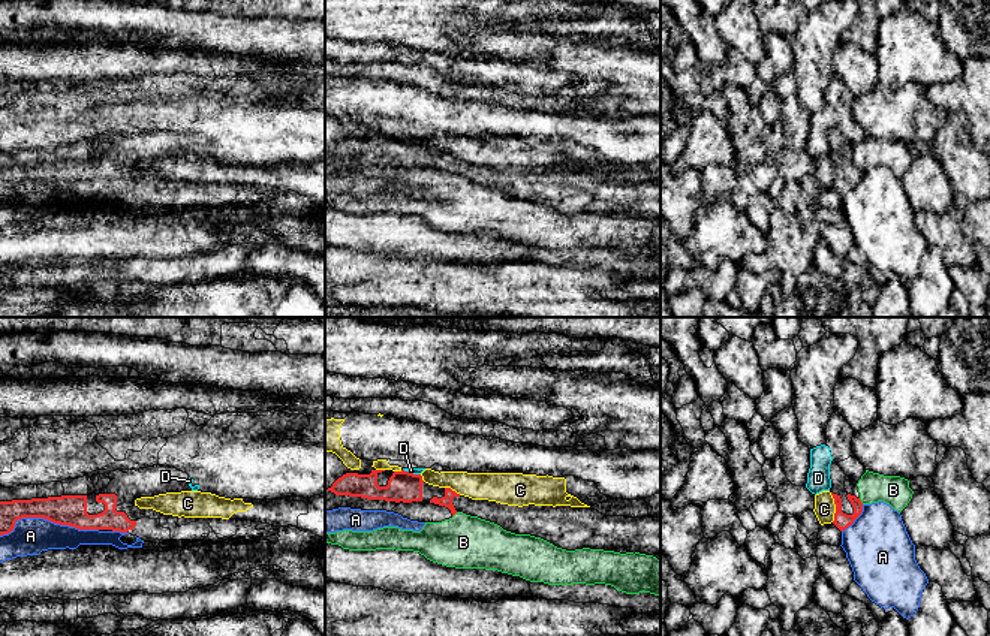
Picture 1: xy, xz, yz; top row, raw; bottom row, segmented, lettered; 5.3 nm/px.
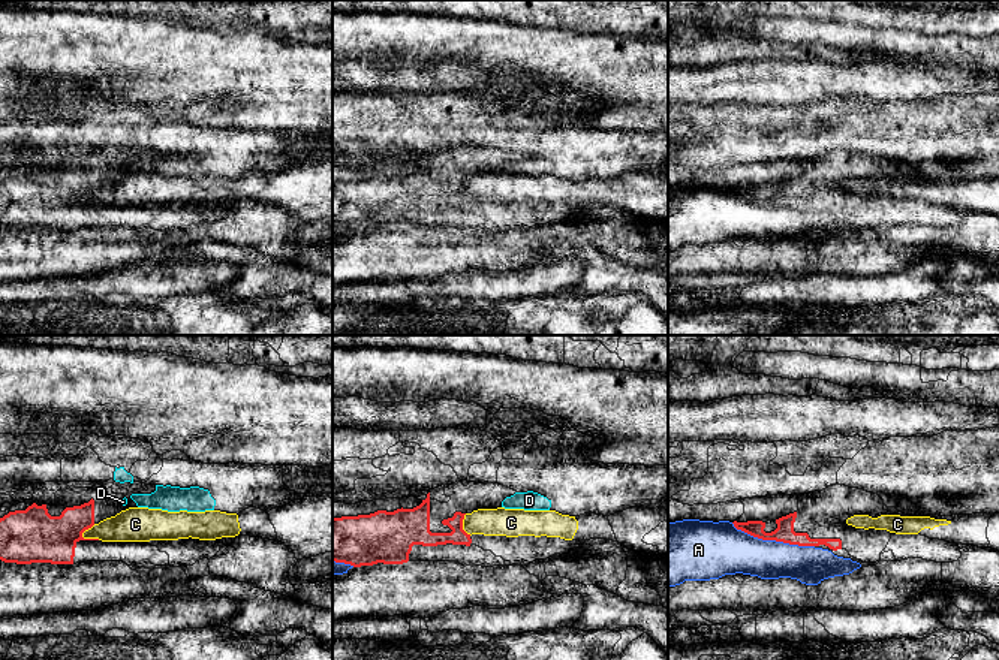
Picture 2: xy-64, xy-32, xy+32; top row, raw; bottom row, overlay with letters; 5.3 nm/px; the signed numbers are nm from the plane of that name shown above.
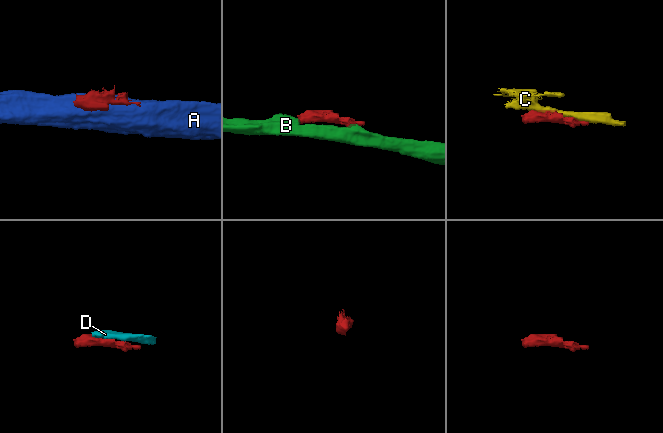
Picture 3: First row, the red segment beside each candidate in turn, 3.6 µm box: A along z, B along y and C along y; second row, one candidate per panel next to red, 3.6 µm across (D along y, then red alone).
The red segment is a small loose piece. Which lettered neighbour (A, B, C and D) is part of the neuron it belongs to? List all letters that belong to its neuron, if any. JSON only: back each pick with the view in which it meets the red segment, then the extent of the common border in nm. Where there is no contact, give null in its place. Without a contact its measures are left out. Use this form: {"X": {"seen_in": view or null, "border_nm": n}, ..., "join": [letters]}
{"join": []}

